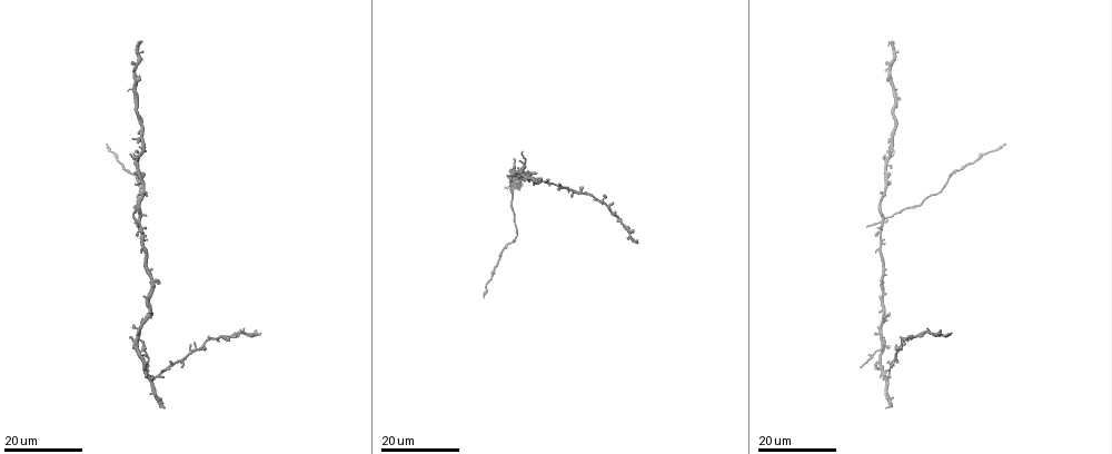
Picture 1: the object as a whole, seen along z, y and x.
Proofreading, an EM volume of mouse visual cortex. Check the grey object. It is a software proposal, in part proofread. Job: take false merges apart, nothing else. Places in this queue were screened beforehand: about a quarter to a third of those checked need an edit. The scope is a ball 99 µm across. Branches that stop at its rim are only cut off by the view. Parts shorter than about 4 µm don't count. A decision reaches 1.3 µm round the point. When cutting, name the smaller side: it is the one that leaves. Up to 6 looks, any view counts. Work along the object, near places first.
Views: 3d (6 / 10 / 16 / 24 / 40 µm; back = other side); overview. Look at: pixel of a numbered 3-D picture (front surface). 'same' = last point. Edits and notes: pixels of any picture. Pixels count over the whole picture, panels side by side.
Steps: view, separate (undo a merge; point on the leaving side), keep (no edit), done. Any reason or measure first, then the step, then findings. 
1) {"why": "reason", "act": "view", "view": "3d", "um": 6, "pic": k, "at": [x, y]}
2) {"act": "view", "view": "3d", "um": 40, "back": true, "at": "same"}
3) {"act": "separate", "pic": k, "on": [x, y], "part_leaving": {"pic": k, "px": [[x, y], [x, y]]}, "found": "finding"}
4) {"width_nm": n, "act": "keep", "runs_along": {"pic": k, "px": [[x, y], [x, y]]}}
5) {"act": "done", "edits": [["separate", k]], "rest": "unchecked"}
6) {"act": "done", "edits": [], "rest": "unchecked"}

{"why": "small branch off a trunk", "act": "view", "view": "3d", "um": 16, "pic": 1, "at": [880, 352]}

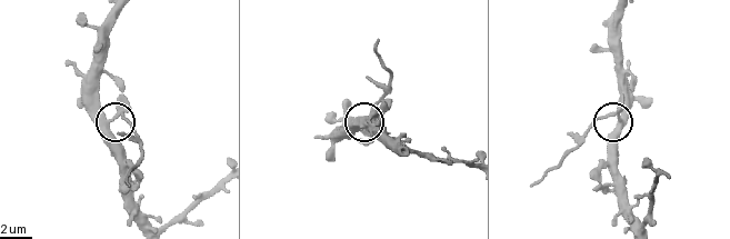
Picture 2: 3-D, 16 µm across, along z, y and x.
{"act": "view", "view": "3d", "um": 6, "pic": 2, "at": [354, 130]}

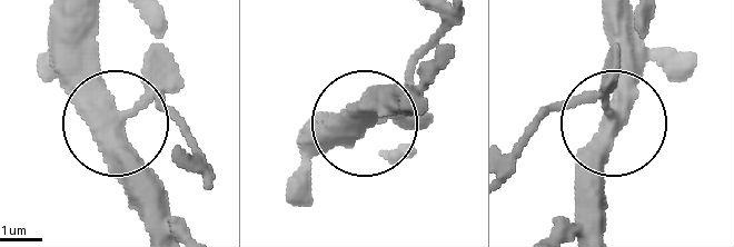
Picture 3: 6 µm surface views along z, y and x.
{"width_nm": 390, "act": "separate", "pic": 3, "on": [178, 118], "found": "a second cell is stuck on"}

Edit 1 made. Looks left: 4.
{"why": "three arms meet", "act": "view", "view": "3d", "um": 16, "pic": 1, "at": [150, 380]}

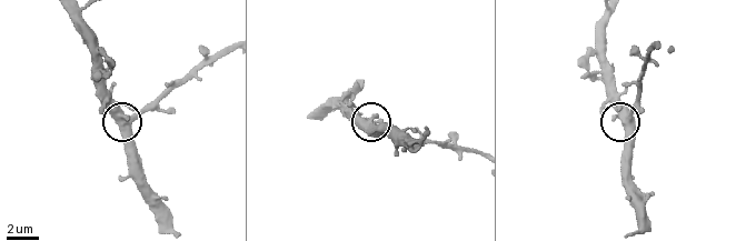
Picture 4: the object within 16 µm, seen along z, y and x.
{"act": "view", "view": "3d", "um": 6, "pic": 4, "at": [628, 124]}

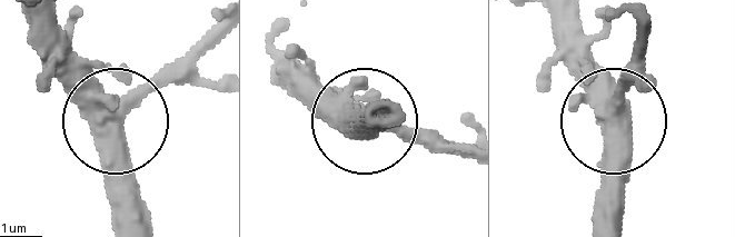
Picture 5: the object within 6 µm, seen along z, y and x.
{"side_arm_um": 9, "arms": 3, "act": "keep", "found": "one cell here"}

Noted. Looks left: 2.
{"act": "done", "edits": [["separate", 3]], "rest": "unchecked"}

